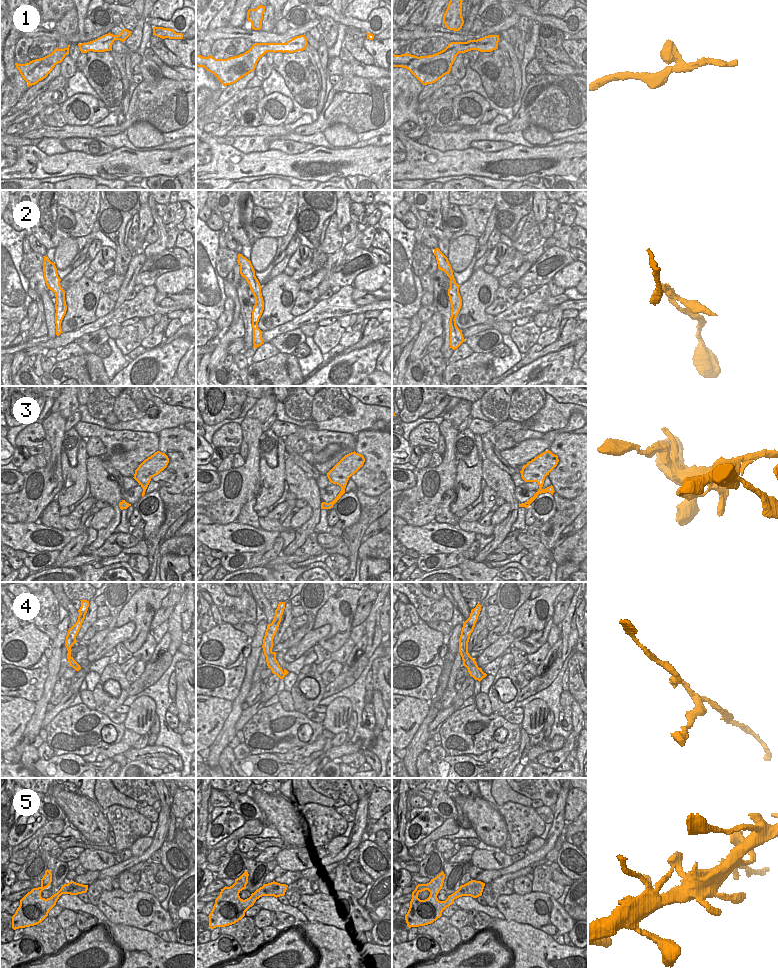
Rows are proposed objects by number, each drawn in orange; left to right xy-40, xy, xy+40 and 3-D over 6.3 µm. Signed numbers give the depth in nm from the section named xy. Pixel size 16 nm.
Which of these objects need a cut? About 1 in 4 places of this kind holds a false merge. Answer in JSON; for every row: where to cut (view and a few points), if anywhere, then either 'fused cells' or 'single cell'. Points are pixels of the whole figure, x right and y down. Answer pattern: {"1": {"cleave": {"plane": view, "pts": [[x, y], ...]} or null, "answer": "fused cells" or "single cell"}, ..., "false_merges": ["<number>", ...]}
{"1": {"cleave": null, "answer": "single cell"}, "2": {"cleave": {"plane": "xy+40", "pts": [[450, 285], [455, 289], [458, 287]]}, "answer": "fused cells"}, "3": {"cleave": null, "answer": "single cell"}, "4": {"cleave": null, "answer": "single cell"}, "5": {"cleave": null, "answer": "single cell"}, "false_merges": ["2"]}

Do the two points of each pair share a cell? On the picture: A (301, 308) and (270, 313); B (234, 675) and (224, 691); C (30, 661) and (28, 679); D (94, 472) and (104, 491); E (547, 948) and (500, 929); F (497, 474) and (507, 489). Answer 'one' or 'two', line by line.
A: two
B: one
C: two
D: one
E: one
F: one

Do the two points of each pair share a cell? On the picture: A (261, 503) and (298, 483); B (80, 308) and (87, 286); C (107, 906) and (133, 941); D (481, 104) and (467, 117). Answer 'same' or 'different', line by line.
A: different
B: same
C: different
D: same

